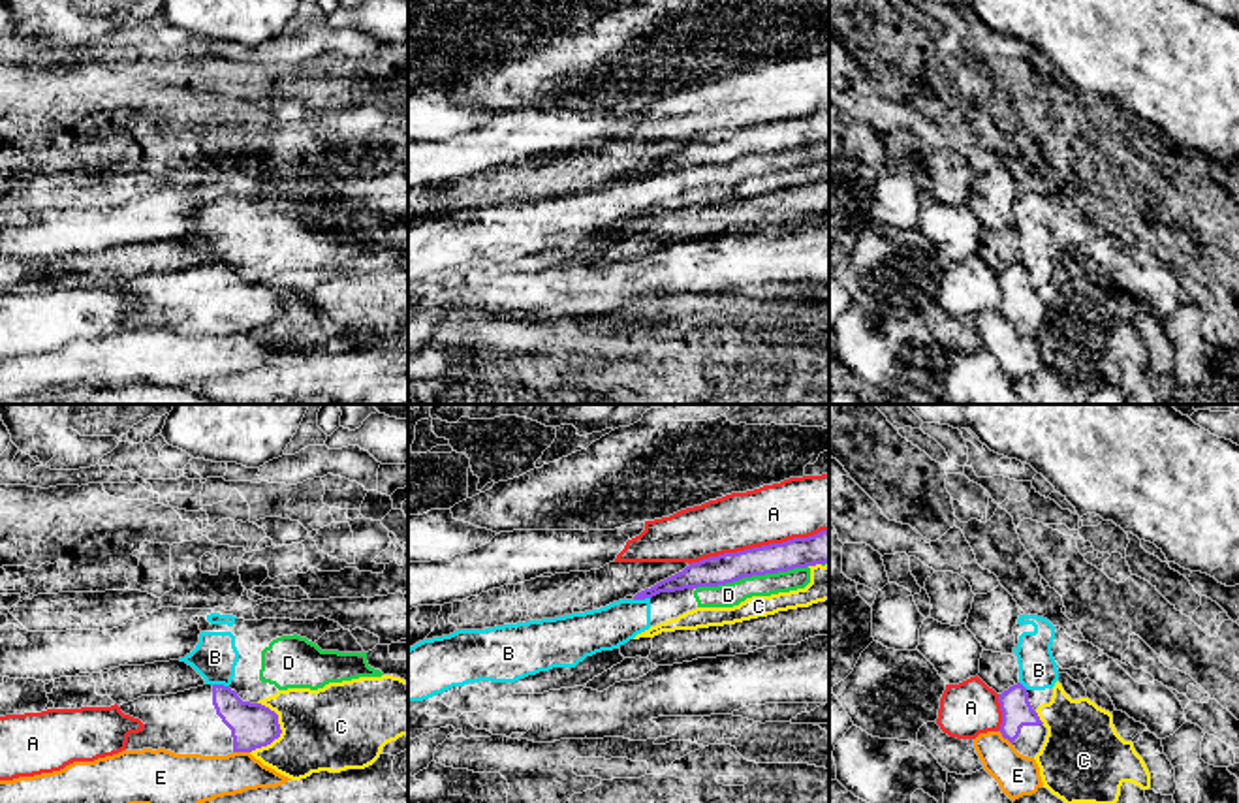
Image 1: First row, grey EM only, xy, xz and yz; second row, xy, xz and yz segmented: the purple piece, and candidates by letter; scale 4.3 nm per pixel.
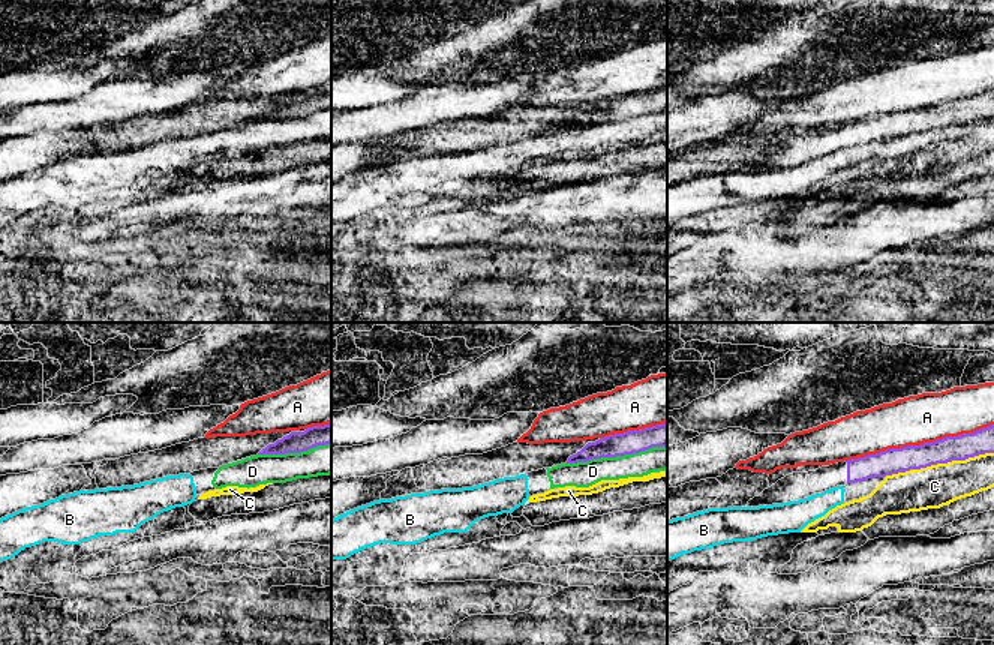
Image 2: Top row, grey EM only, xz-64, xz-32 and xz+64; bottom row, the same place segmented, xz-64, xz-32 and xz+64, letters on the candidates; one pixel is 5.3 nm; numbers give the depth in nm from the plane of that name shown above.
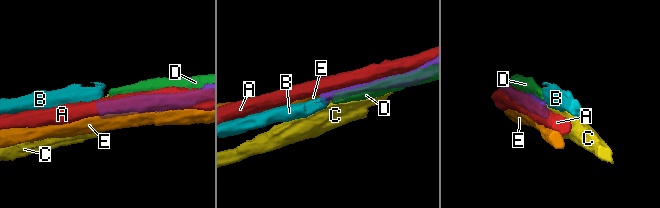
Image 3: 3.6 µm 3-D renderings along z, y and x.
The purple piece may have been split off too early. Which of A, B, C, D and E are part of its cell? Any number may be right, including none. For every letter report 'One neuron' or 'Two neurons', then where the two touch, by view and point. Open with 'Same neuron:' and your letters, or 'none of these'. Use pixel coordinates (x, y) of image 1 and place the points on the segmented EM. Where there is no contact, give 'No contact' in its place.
Same neuron: none of these
A: Two neurons. Touches purple at xz (758, 548)
B: Two neurons. Touches purple at xy (220, 685)
C: Two neurons. Touches purple at xy (281, 732)
D: Two neurons. Touches purple at xz (751, 576)
E: Two neurons. Touches purple at xy (241, 751)

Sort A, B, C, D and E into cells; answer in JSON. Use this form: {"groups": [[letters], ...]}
{"groups": [["A"], ["B", "D"], ["C"], ["E"]]}

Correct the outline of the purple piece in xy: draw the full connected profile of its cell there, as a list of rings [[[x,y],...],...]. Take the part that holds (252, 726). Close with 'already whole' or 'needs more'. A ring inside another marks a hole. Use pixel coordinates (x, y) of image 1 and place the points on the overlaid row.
[[[224,685],[141,696],[118,707],[145,724],[139,733],[128,735],[126,750],[227,756],[267,747],[282,733],[274,711],[243,701]]] | needs more

